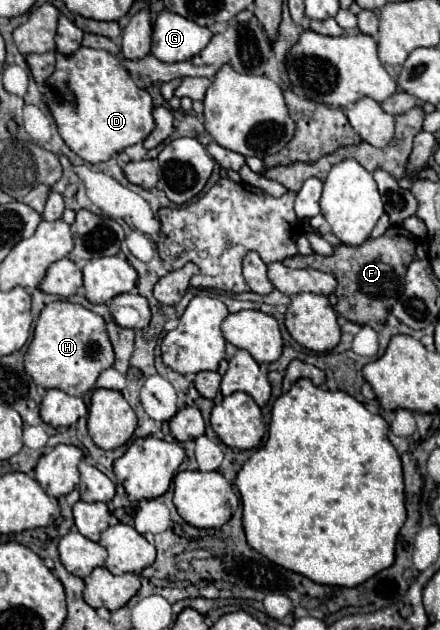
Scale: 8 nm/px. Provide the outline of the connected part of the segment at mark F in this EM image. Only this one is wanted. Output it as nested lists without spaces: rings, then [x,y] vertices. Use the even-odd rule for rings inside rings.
[[[390,226],[380,238],[366,240],[360,246],[340,246],[334,250],[332,256],[296,254],[292,258],[286,258],[282,264],[288,268],[316,268],[336,276],[336,312],[350,322],[368,324],[380,332],[386,324],[392,306],[404,290],[404,276],[408,264],[414,260],[414,248],[416,238],[410,232],[406,232],[402,226]]]

